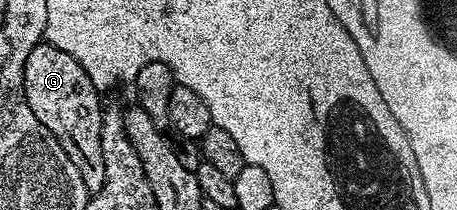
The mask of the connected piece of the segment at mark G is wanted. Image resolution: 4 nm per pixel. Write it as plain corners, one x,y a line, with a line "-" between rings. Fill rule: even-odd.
42,43
31,47
31,55
27,55
27,63
23,67
23,87
27,103
31,111
35,111
35,119
39,119
39,123
43,123
43,127
59,139
59,147
63,147
63,151
67,151
67,159
75,163
90,194
97,193
105,182
101,138
103,100
87,71
83,71
83,67
79,67
67,51
59,51
59,47

